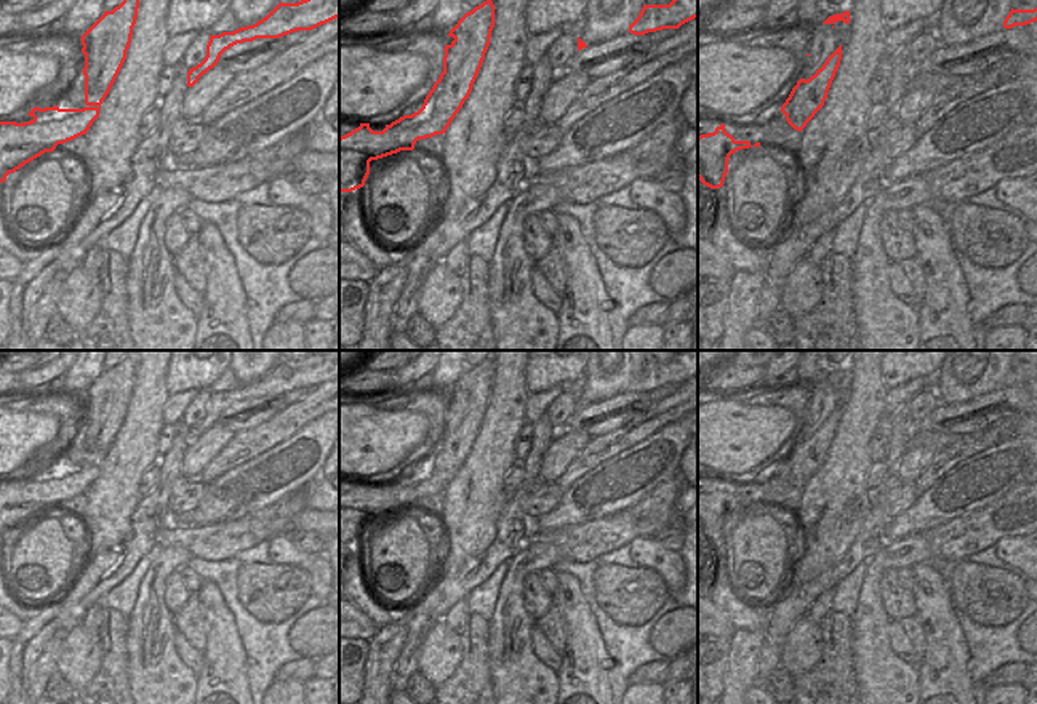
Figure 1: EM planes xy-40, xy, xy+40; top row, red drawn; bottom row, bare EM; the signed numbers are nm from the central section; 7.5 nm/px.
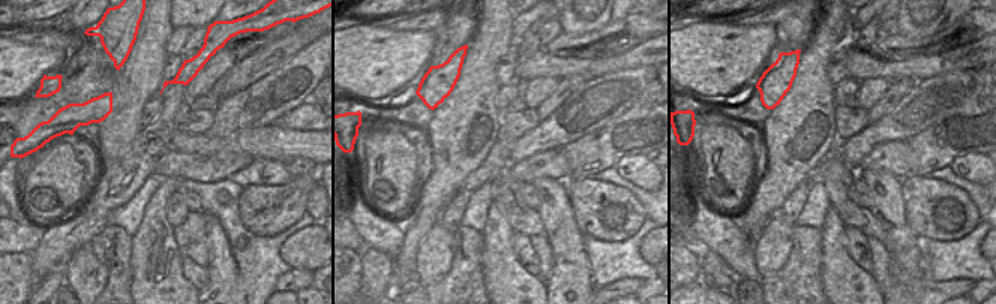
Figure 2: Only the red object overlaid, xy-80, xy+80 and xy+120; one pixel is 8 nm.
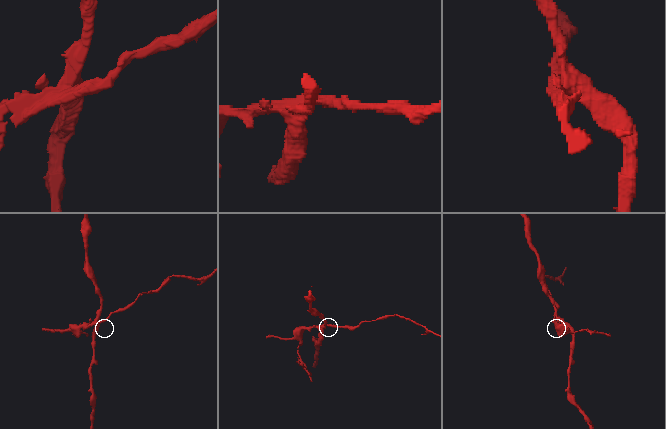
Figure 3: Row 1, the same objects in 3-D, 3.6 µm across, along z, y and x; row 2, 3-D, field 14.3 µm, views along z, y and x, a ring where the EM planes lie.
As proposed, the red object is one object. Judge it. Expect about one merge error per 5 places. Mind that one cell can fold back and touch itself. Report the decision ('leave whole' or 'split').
split

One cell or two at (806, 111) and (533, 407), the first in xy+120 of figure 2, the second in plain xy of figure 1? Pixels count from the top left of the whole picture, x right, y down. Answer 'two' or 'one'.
two

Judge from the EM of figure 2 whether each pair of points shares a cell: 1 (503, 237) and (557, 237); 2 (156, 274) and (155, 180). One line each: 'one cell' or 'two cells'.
1: two cells
2: two cells

